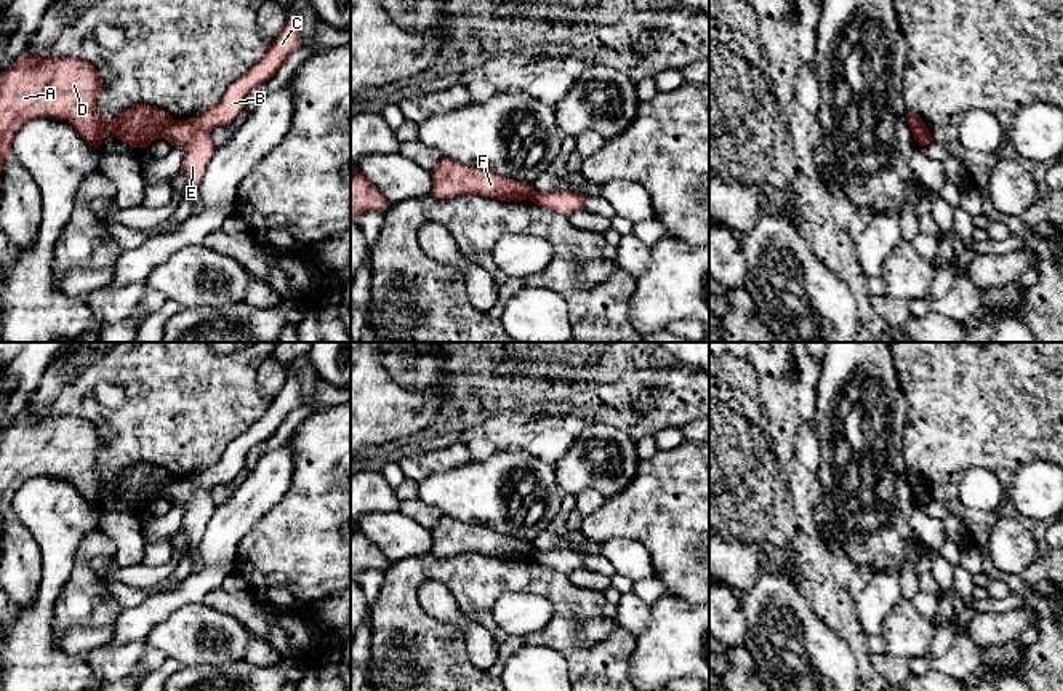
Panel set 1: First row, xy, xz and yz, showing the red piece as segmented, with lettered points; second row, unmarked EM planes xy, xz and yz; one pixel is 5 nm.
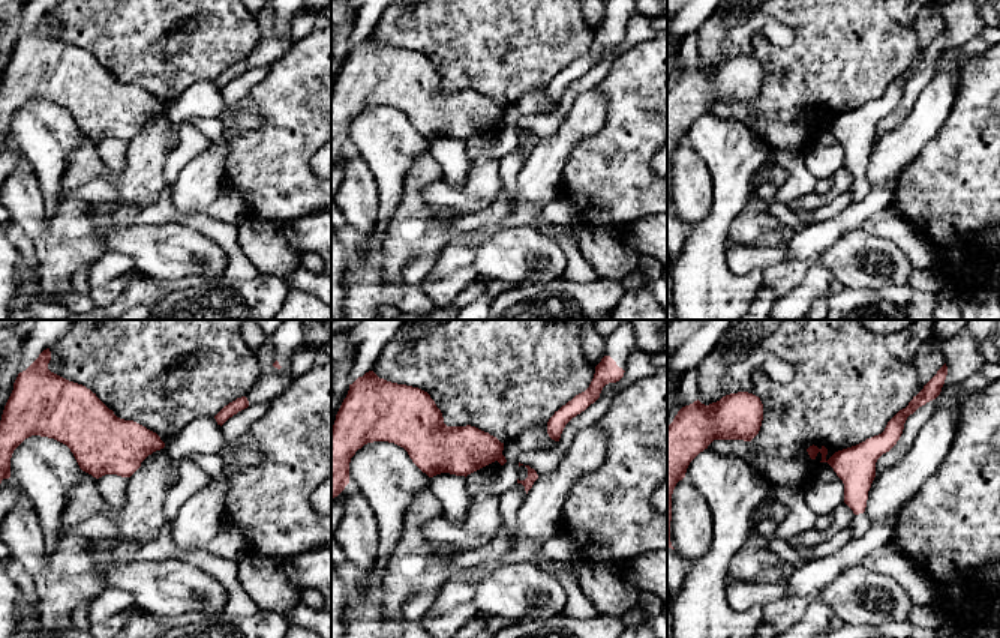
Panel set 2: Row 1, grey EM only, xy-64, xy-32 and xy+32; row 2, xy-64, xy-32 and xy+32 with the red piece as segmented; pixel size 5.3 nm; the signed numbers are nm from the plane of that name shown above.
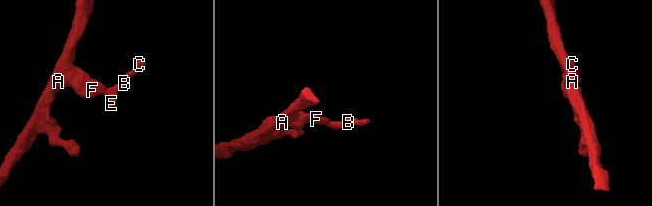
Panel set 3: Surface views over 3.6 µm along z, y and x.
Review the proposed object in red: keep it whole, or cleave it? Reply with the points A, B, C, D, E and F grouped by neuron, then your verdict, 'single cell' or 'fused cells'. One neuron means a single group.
groups A D F / B C E; fused cells

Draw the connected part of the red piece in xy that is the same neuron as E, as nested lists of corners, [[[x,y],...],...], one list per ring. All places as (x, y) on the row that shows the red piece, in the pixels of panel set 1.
[[[287,21],[282,32],[269,45],[264,58],[245,75],[232,82],[216,106],[199,117],[176,120],[168,128],[165,139],[171,146],[181,146],[186,150],[183,170],[187,174],[192,192],[197,190],[205,166],[216,150],[210,133],[218,126],[232,123],[245,107],[247,94],[267,82],[298,48],[301,48],[301,30],[293,21]]]

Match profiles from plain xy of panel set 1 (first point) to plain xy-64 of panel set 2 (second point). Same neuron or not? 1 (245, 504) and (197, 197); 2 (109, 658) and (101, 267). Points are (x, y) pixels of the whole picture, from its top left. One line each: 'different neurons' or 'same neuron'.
1: same neuron
2: different neurons

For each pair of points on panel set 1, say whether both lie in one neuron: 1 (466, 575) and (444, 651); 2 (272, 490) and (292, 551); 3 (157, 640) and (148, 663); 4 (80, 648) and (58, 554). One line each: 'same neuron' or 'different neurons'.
1: same neuron
2: different neurons
3: different neurons
4: different neurons

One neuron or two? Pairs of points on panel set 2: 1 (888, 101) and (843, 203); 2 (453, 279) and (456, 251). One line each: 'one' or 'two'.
1: two
2: two

